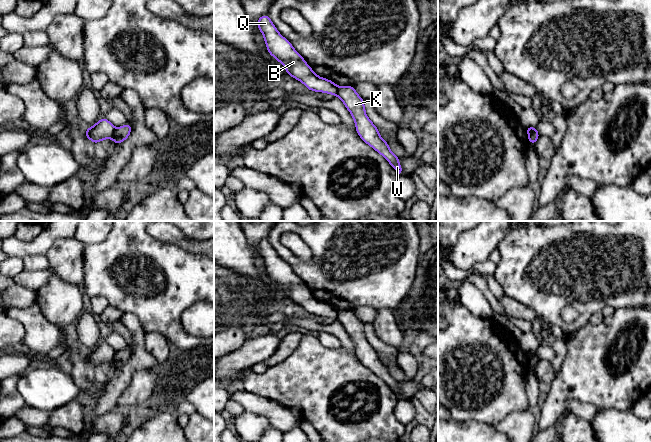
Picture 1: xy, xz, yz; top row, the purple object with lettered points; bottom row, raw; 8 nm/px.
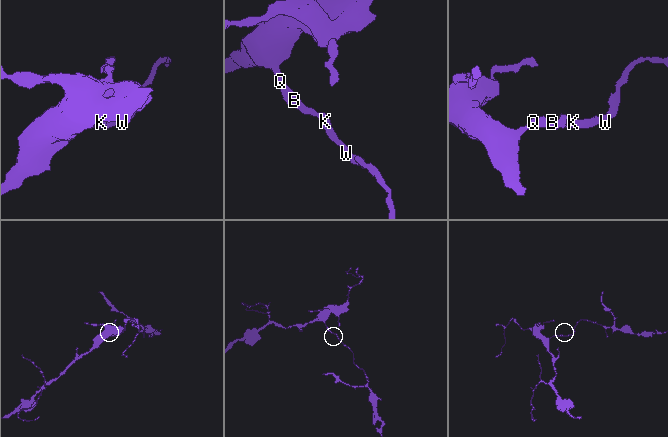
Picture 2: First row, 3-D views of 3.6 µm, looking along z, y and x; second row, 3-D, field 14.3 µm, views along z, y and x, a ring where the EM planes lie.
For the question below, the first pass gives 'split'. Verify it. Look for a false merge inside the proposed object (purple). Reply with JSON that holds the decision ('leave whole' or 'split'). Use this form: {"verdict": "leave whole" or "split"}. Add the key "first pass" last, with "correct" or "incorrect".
{"verdict": "split", "first pass": "correct"}

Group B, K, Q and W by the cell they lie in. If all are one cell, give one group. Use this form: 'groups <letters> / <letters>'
groups B Q / K W

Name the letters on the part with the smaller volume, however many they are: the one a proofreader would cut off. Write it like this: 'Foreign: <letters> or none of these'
Foreign: K, W

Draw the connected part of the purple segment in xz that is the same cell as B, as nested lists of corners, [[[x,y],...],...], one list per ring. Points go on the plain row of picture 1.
[[[267,238],[261,240],[257,248],[264,260],[269,278],[284,289],[287,298],[302,306],[311,315],[337,320],[338,310],[313,296],[291,267],[278,256]]]

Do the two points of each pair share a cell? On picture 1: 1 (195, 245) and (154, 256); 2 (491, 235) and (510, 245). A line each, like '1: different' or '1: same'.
1: different
2: different

